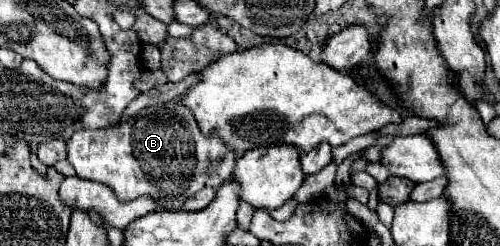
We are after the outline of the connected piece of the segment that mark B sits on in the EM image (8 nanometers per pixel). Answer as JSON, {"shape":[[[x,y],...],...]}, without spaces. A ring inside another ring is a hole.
{"shape":[[[182,102],[146,108],[146,112],[140,112],[134,118],[126,122],[118,122],[108,128],[78,130],[68,140],[66,150],[68,150],[68,162],[74,166],[76,176],[108,184],[120,200],[134,200],[142,194],[152,196],[154,200],[160,202],[162,210],[182,210],[184,200],[196,194],[198,190],[202,190],[204,186],[208,188],[222,186],[226,180],[232,178],[238,160],[238,154],[226,148],[226,142],[218,138],[218,130],[212,130],[208,136],[204,136],[198,130],[198,122],[194,114],[190,114],[188,106],[184,106]]]}

